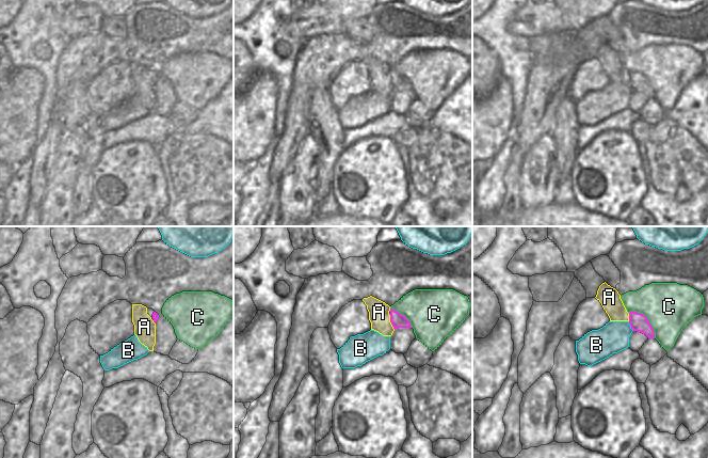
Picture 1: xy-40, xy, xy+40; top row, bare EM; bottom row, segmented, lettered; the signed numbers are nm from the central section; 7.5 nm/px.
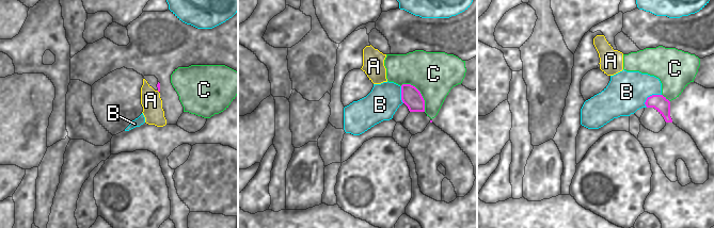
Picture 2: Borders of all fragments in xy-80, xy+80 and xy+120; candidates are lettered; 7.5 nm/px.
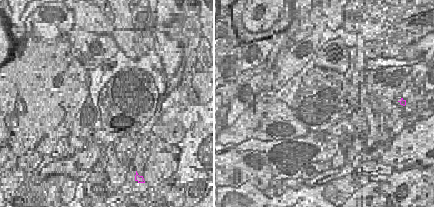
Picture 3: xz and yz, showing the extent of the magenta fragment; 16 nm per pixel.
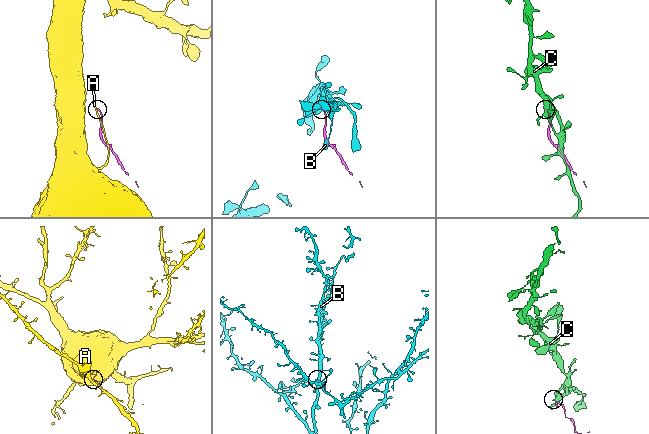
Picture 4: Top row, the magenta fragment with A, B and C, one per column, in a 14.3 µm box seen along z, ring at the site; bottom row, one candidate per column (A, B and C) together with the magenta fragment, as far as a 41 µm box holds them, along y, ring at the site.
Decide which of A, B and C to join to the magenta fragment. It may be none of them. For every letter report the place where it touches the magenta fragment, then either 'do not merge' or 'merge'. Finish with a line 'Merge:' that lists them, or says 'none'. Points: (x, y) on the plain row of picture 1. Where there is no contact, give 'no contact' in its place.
A: meets magenta in xy at (390, 82); do not merge
B: meets magenta in xy+40 at (630, 87); do not merge
C: meets magenta in xy+40 at (647, 80); do not merge
Merge: none

